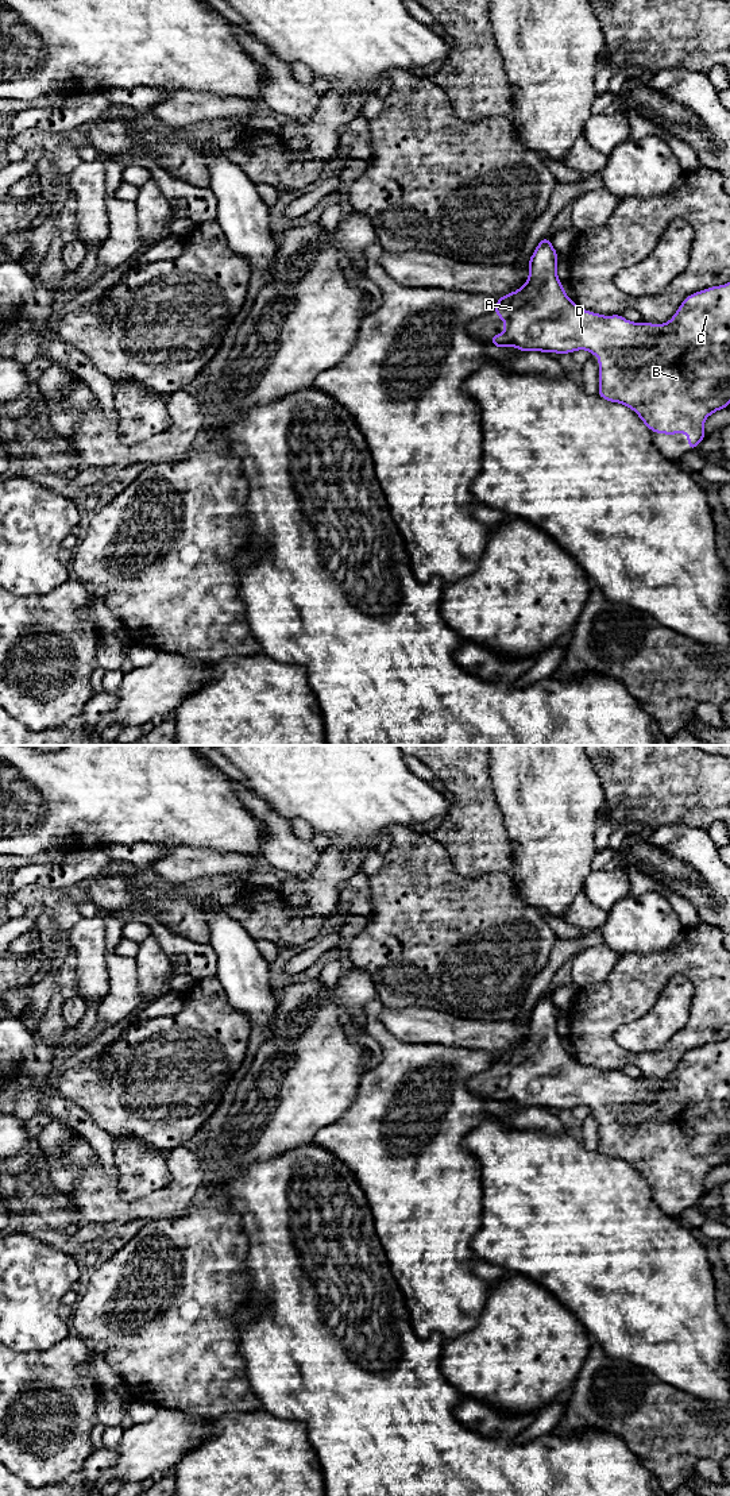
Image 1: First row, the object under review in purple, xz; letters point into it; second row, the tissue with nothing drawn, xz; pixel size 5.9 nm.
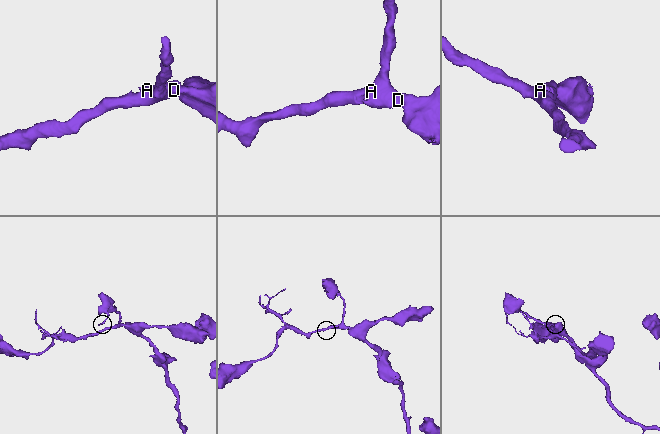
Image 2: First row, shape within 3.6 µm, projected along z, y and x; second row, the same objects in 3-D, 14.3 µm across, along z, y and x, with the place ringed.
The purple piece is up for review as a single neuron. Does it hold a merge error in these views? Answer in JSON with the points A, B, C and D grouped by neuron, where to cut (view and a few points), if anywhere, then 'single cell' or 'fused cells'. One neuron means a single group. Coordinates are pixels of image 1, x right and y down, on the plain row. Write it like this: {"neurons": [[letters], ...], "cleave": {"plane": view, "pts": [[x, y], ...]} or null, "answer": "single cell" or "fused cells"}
{"neurons": [["A", "B", "C", "D"]], "cleave": null, "answer": "single cell"}

